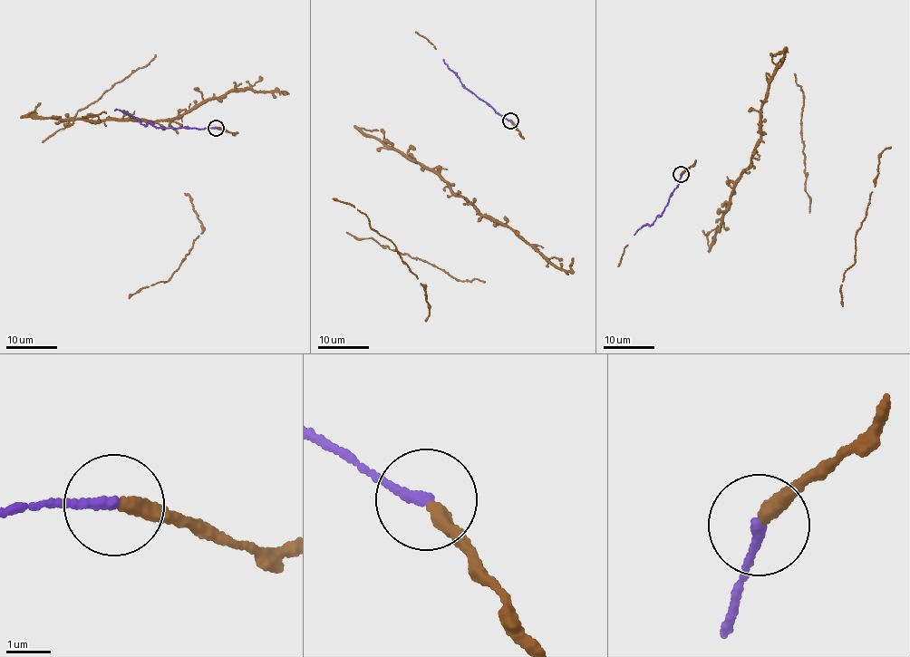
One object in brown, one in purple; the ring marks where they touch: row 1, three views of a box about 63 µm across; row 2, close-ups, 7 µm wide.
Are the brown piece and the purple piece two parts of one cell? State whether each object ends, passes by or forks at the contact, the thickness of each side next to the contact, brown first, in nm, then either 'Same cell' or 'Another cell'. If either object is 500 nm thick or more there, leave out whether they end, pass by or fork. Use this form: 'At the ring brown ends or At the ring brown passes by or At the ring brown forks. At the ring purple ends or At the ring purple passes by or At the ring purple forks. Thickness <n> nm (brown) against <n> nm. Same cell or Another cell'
At the ring brown ends. At the ring purple ends. Thickness 320 nm (brown) against 240 nm. Same cell

